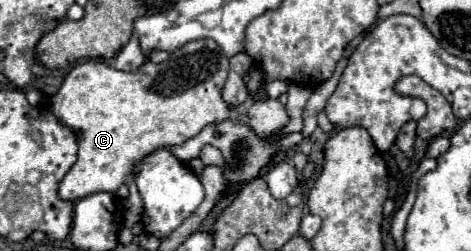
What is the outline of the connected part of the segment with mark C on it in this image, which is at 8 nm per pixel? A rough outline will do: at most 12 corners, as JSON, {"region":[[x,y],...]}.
{"region":[[210,40],[50,98],[78,136],[60,198],[116,192],[152,152],[230,120]]}

